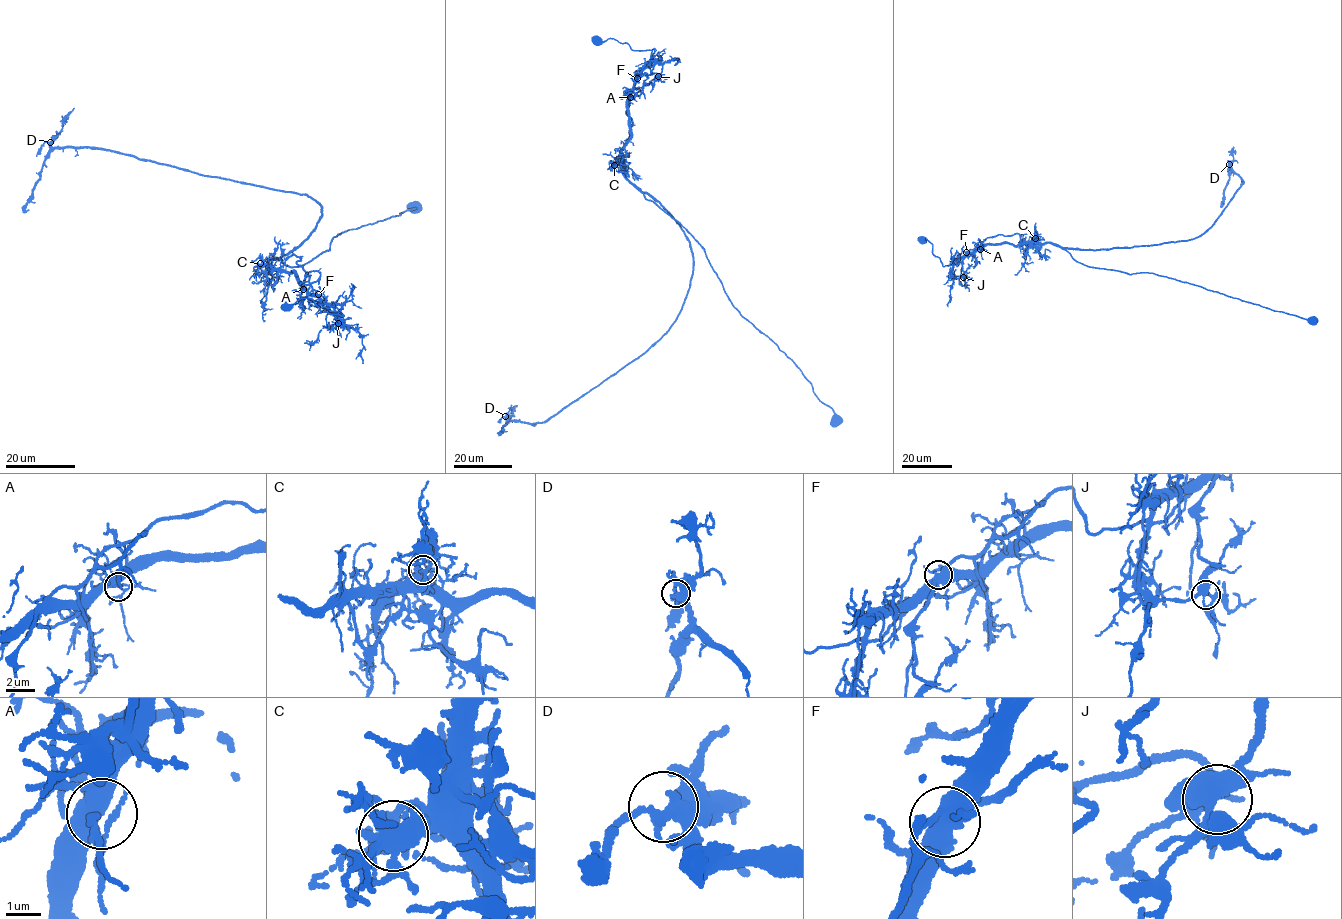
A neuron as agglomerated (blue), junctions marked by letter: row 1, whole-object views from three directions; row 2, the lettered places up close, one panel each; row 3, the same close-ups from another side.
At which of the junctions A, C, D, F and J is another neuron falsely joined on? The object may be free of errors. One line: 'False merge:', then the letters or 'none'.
False merge: F

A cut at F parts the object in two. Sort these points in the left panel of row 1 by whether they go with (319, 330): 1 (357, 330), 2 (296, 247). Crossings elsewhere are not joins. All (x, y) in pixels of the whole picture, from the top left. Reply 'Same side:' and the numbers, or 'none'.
Same side: 1

